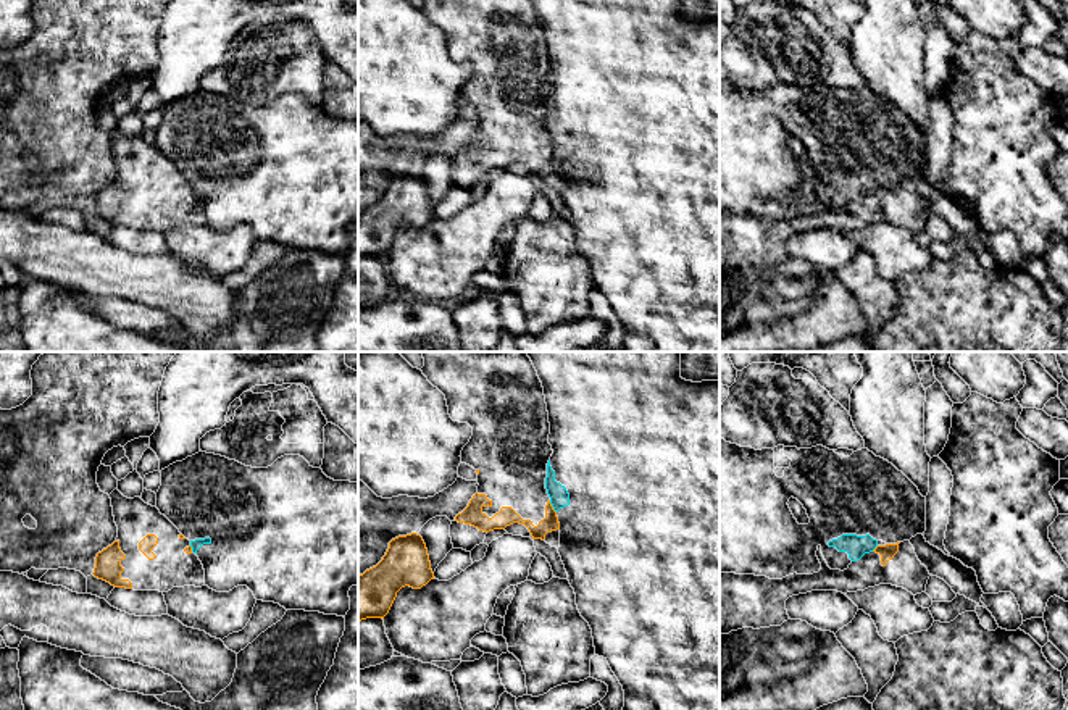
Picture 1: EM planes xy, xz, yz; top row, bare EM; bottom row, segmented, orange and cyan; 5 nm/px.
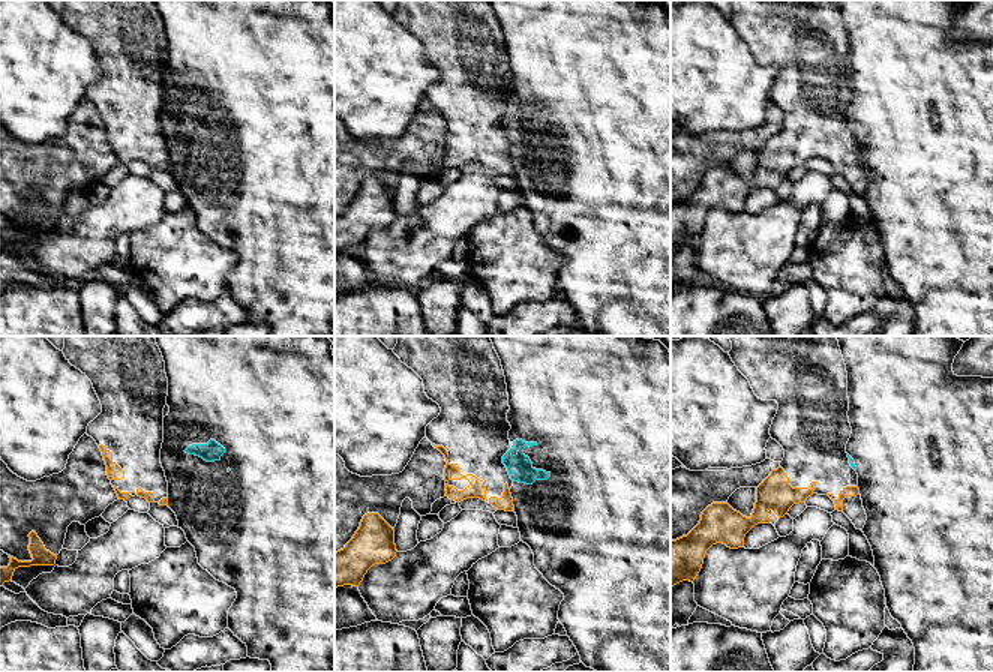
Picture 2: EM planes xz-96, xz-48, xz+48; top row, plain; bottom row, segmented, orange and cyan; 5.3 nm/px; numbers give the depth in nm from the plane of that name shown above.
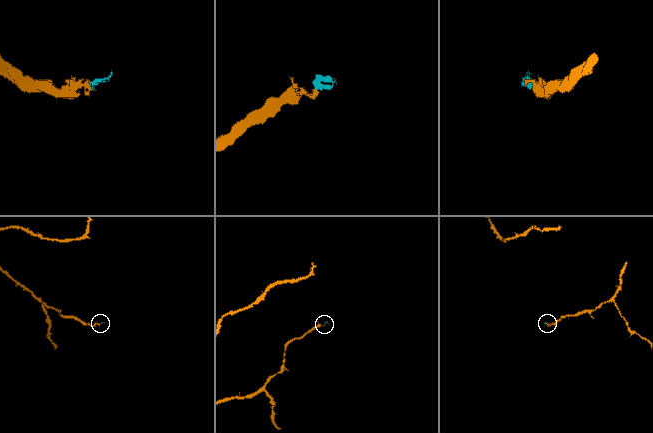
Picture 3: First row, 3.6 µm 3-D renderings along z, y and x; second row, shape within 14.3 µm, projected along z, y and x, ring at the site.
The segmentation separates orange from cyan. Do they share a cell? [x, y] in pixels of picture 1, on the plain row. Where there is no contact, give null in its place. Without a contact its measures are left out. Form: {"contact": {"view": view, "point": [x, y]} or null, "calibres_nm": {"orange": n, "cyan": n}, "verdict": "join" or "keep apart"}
{"contact": {"view": "xz", "point": [552, 146]}, "calibres_nm": {"orange": 90, "cyan": 100}, "verdict": "keep apart"}

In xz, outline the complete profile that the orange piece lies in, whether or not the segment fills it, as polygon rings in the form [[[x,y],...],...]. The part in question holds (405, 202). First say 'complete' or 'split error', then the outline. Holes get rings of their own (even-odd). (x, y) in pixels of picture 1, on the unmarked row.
complete; [[[411,171],[392,178],[382,198],[358,215],[358,260],[384,258],[402,226],[421,228],[431,218],[434,211],[423,176]]]

